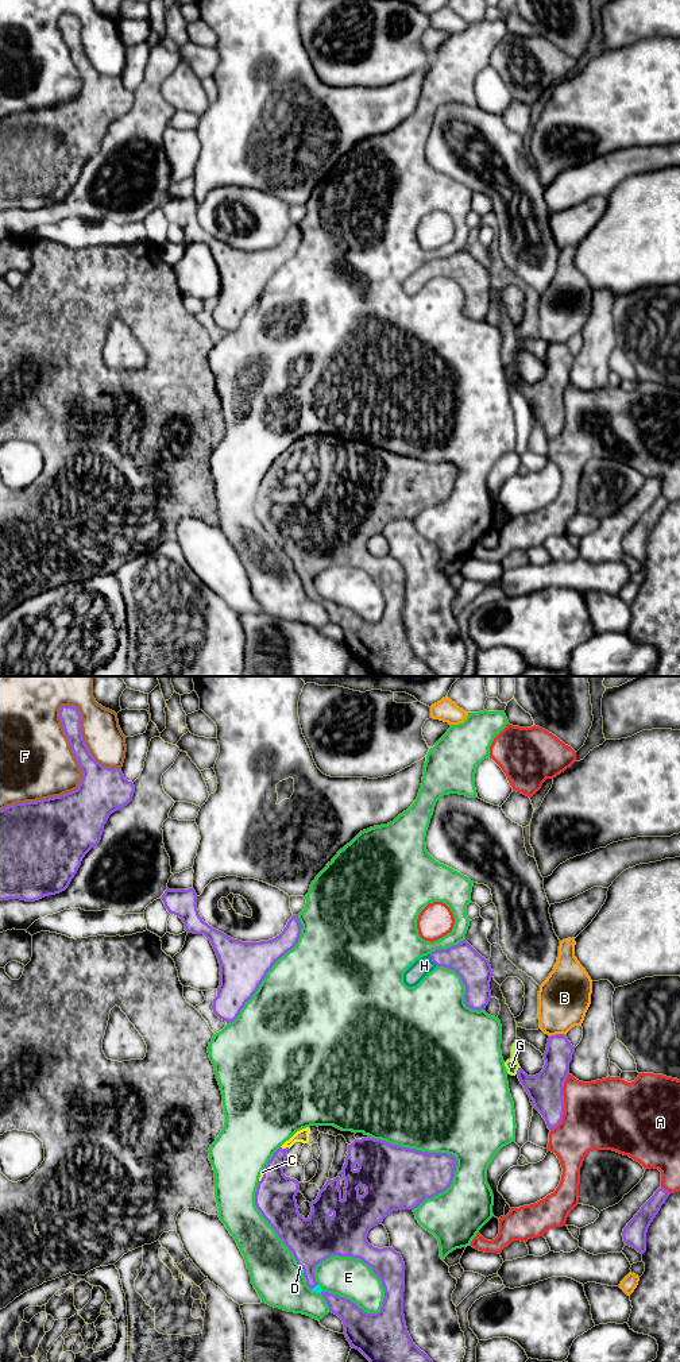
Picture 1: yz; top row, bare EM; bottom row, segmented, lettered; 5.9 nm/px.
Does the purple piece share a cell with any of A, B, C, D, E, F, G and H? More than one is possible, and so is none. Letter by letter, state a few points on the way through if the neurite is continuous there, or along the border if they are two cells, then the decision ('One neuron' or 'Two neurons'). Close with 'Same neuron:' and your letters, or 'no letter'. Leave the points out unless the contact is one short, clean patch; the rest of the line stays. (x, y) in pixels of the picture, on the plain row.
A: Two neurons
B: Two neurons
C: One neuron
D: One neuron
E: Two neurons
F: Two neurons
G: One neuron
H: Path across: yz (472, 277), (464, 269), (432, 269), (424, 274). One neuron
Same neuron: C, D, G, H

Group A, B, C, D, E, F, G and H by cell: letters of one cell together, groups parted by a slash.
A / B / C D G H / E F

